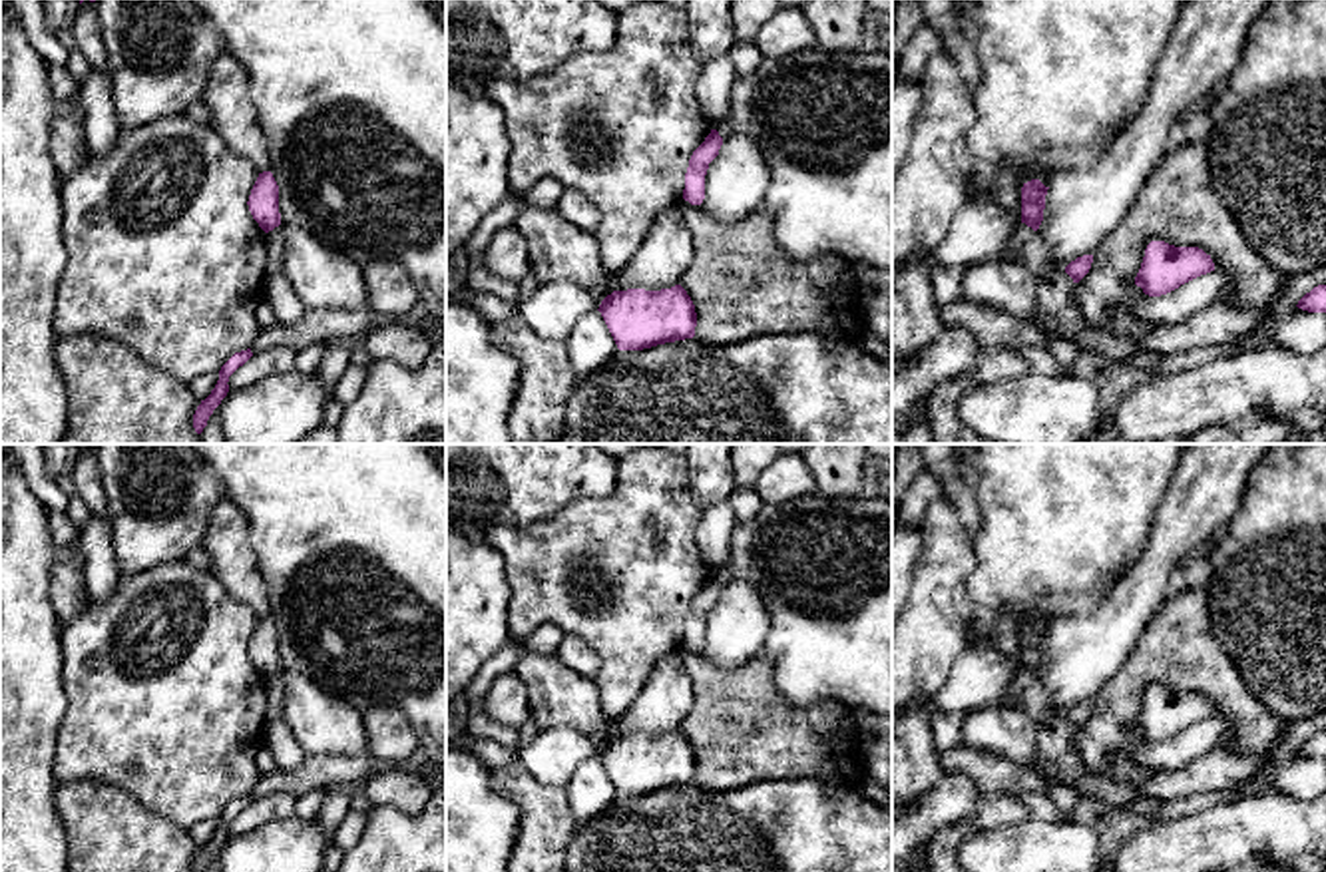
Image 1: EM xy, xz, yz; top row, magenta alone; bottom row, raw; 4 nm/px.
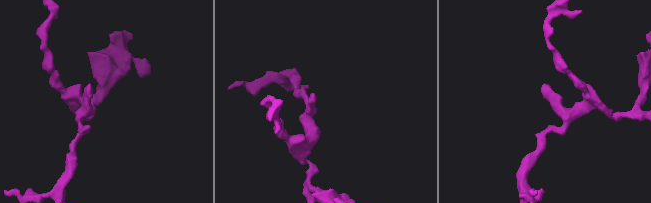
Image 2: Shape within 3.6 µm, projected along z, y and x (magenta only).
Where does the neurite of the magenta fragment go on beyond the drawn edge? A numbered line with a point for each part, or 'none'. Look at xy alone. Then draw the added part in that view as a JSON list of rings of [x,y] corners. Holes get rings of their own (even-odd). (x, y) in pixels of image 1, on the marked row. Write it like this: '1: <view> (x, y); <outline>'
none

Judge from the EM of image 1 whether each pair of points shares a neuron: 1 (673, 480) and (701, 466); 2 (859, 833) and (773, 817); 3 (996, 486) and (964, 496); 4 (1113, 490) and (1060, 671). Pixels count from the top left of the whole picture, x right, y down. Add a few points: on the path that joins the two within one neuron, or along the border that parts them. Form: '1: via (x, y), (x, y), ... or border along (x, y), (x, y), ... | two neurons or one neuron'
1: border along (687, 464), (689, 490), (703, 508) | two neurons
2: via (837, 833), (795, 833) | one neuron
3: border along (972, 464), (980, 512), (980, 530), (974, 538) | two neurons
4: border along (1111, 586), (1090, 614), (1060, 618), (1048, 632) | two neurons

